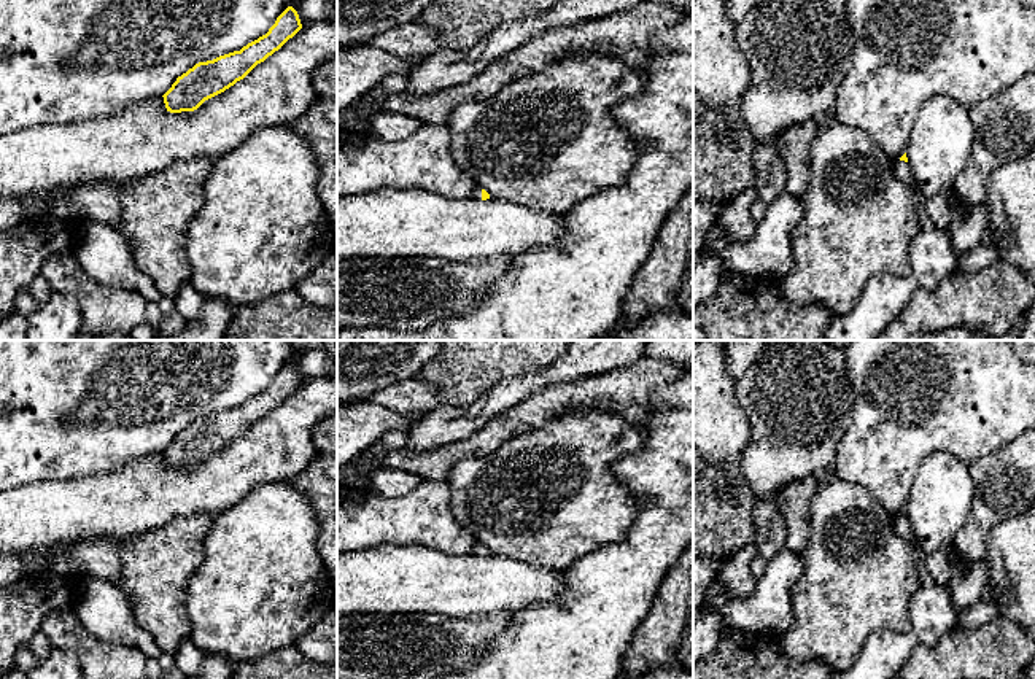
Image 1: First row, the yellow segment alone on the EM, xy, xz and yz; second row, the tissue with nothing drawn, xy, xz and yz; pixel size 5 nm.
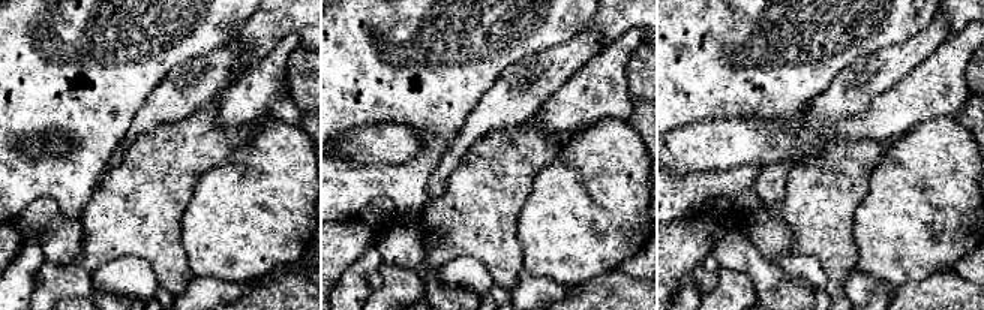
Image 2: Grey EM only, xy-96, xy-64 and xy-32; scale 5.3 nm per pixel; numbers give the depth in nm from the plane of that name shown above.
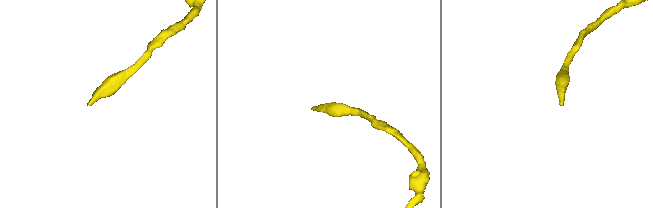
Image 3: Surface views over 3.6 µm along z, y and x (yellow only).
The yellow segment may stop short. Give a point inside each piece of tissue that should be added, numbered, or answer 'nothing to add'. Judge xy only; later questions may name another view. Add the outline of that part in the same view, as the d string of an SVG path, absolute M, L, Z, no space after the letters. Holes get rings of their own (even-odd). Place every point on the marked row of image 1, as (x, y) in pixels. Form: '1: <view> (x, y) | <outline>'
nothing to add

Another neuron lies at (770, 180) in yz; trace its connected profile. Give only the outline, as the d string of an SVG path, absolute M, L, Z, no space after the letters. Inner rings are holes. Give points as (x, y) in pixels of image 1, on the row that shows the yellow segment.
M774 142L758 143L754 153L755 177L752 186L757 197L769 205L787 184L787 167Z

